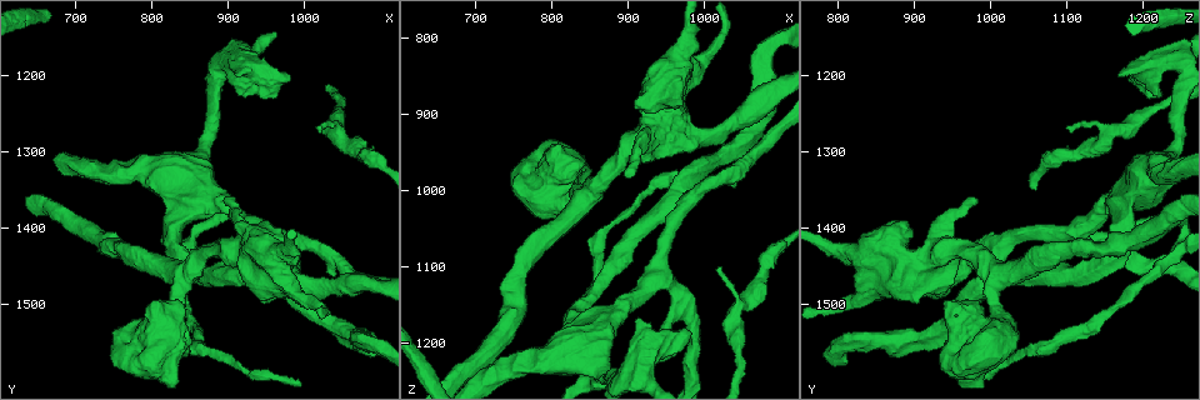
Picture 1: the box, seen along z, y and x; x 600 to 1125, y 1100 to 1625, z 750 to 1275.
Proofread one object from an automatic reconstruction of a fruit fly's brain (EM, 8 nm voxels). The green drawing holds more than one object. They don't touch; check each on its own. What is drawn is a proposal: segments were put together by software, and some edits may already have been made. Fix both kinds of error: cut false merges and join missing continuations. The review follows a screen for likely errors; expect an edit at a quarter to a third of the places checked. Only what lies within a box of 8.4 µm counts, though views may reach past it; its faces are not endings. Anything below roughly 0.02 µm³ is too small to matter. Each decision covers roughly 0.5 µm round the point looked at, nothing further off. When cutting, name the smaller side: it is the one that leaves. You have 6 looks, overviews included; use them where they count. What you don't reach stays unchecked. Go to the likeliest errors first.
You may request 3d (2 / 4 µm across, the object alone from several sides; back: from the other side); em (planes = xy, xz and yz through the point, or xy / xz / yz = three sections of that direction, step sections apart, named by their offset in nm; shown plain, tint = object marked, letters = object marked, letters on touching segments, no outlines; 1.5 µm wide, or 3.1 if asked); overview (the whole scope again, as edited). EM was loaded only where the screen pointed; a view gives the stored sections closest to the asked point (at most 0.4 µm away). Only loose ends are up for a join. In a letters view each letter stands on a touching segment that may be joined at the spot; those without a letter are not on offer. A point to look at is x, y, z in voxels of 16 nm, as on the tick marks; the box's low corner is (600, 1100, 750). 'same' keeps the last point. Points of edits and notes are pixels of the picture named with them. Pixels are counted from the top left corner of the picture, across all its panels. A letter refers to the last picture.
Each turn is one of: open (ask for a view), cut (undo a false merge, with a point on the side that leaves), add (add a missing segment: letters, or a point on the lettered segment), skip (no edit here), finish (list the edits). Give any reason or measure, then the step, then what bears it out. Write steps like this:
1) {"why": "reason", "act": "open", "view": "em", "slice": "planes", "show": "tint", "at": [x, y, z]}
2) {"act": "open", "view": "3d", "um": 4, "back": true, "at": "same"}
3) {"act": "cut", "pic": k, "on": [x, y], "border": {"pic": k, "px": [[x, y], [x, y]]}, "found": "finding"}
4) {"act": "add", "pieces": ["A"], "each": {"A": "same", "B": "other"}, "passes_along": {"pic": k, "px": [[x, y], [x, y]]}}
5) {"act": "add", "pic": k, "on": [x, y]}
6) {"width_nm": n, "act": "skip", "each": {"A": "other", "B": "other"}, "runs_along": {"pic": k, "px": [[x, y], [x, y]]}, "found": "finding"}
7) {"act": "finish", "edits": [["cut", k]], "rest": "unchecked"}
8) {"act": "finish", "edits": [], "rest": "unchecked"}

{"why": "thick end", "act": "open", "view": "3d", "um": 4, "at": [910, 1400, 885]}

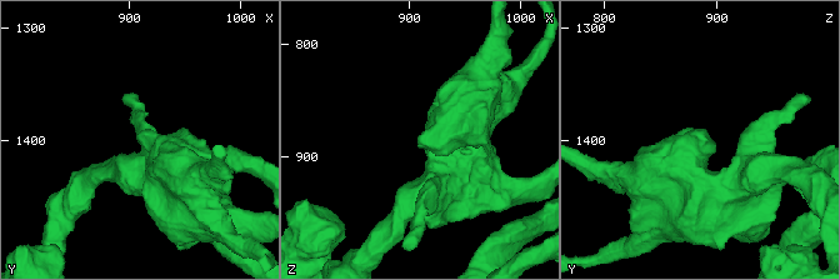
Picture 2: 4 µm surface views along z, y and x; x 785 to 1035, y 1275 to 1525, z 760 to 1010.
{"act": "open", "view": "em", "slice": "planes", "show": "letters", "at": [910, 1394, 882]}

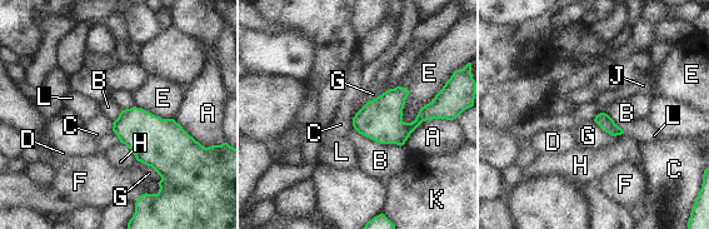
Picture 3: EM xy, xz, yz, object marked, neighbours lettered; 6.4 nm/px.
{"longest_contact_nm": ["B", 380], "act": "skip", "each": {"A": "other", "B": "other", "C": "other", "D": "other", "E": "other", "F": "other", "G": "other", "H": "other", "J": "other", "K": "other", "L": "other"}, "border": {"pic": 3, "px": [[351, 118], [359, 133], [403, 145]]}, "found": "no lettered segment goes on from it"}

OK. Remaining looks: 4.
{"why": "thin end", "act": "open", "view": "3d", "um": 4, "back": true, "at": [1015, 1265, 1100]}

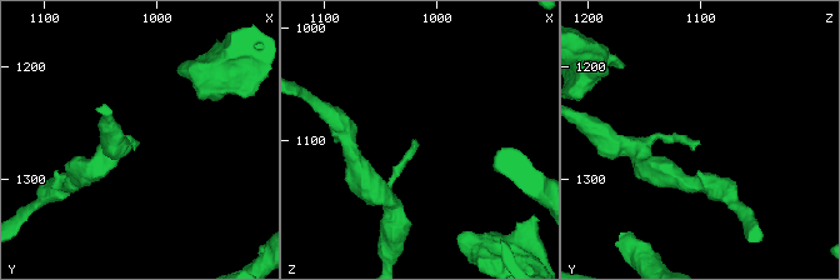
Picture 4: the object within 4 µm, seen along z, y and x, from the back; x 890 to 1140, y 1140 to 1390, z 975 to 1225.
{"act": "open", "view": "em", "slice": "planes", "show": "letters", "at": [1014, 1268, 1104]}

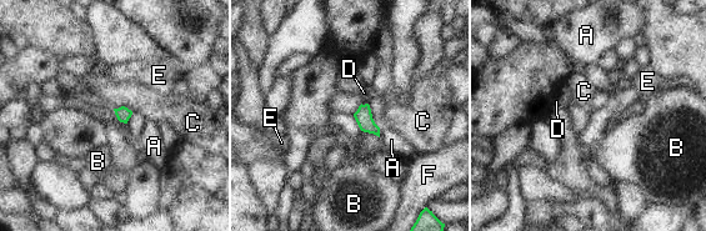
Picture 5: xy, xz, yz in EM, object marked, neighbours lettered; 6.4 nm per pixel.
{"act": "add", "pieces": ["D"], "each": {"A": "other", "B": "other", "C": "other", "D": "same", "E": "other", "F": "other"}, "passes_along": {"pic": 5, "px": [[364, 117], [365, 104], [364, 93]]}, "found": "it goes on there"}

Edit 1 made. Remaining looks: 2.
{"why": "an open end", "act": "open", "view": "em", "slice": "planes", "show": "letters", "at": [805, 1495, 940]}

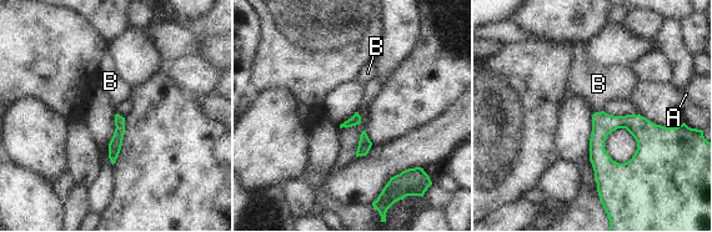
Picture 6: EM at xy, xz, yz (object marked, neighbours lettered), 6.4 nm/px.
{"act": "skip", "each": {"A": "other", "B": "other"}, "runs_along": {"pic": 6, "px": [[665, 130], [626, 172], [606, 186]]}, "found": "none of them fits"}

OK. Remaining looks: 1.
{"act": "finish", "edits": [["add", 5]], "rest": "unchecked"}

